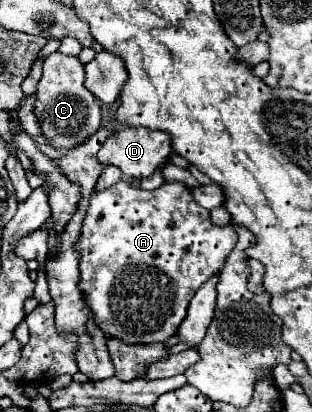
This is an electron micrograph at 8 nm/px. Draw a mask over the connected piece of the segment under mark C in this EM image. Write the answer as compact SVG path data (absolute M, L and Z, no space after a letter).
M55 51L43 61L43 77L37 83L37 103L33 111L37 111L37 119L41 119L41 127L45 127L43 135L57 149L77 147L99 129L101 103L83 87L83 75L83 65L77 57Z

